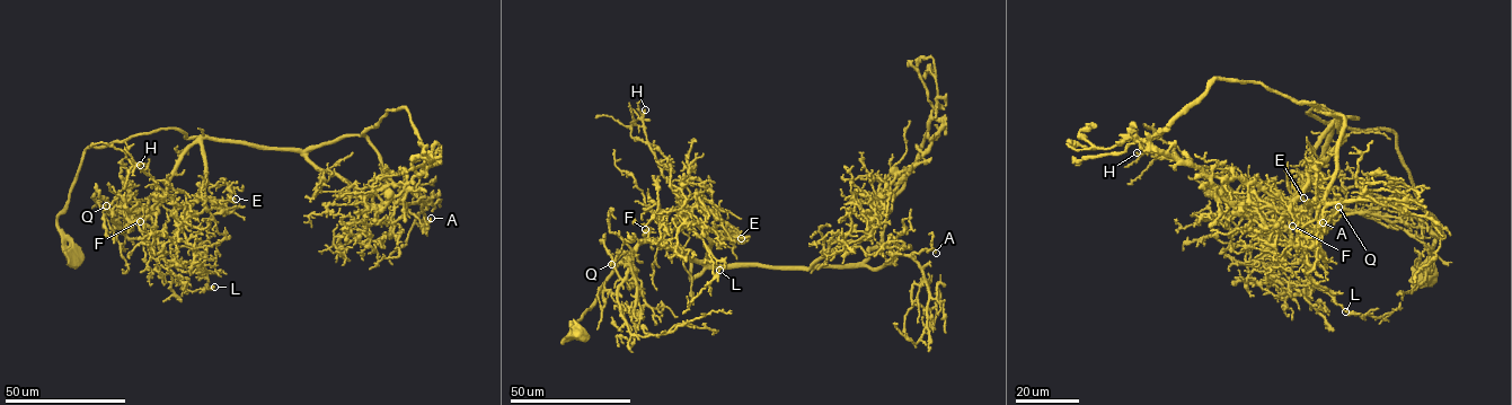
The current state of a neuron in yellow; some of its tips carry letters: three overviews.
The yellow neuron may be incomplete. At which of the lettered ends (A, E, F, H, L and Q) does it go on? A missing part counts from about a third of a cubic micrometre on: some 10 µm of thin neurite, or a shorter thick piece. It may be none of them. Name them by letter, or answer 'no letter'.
A, H

